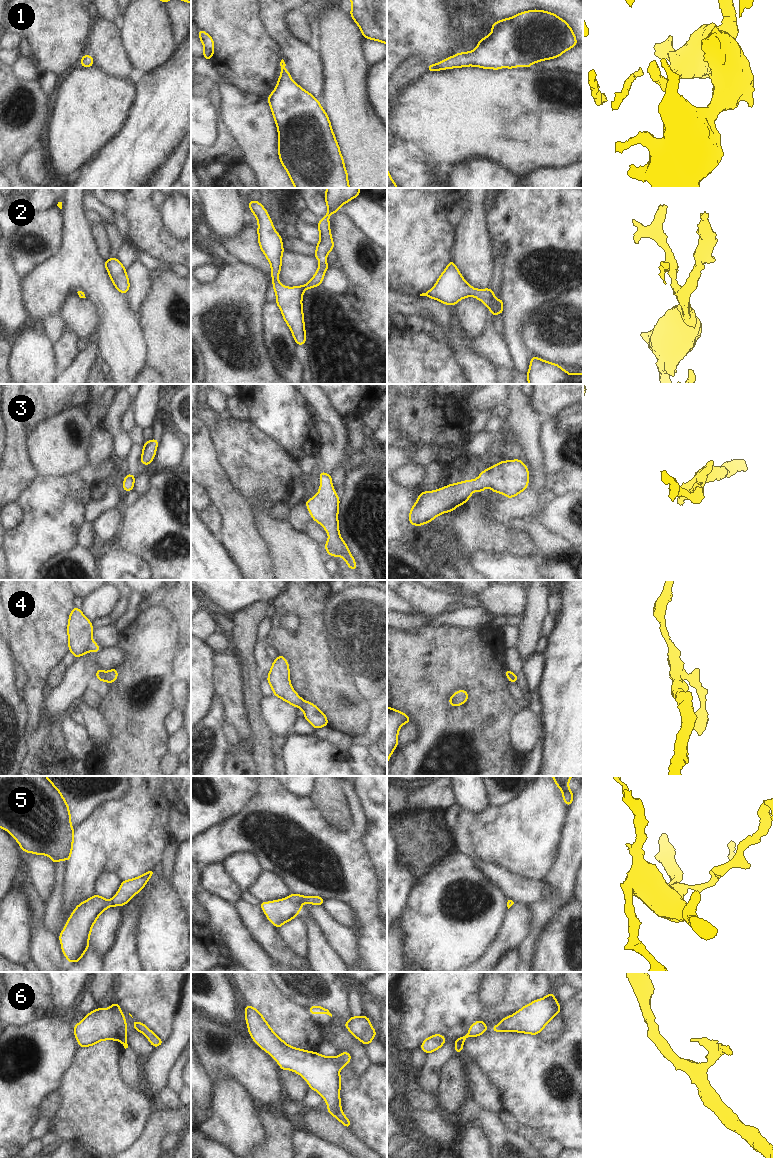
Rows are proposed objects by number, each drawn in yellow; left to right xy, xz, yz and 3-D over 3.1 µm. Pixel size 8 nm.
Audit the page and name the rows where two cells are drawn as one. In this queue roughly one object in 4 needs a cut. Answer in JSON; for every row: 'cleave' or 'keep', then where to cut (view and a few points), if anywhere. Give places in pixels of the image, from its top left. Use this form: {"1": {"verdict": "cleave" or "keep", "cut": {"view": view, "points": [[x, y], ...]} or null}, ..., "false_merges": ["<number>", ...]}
{"1": {"verdict": "keep", "cut": null}, "2": {"verdict": "keep", "cut": null}, "3": {"verdict": "keep", "cut": null}, "4": {"verdict": "keep", "cut": null}, "5": {"verdict": "keep", "cut": null}, "6": {"verdict": "keep", "cut": null}, "false_merges": []}

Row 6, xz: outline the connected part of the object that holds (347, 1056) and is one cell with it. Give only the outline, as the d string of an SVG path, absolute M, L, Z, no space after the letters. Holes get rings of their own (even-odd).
M249 1004L245 1007L245 1019L254 1042L275 1059L281 1070L292 1070L302 1076L310 1089L317 1091L324 1098L328 1105L327 1112L350 1129L351 1123L341 1109L342 1081L339 1075L339 1071L351 1060L350 1052L327 1057L289 1046L273 1032L262 1014Z

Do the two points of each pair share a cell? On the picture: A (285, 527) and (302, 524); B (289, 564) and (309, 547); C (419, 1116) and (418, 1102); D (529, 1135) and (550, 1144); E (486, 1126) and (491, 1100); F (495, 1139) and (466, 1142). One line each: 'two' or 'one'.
A: two
B: one
C: two
D: one
E: two
F: two

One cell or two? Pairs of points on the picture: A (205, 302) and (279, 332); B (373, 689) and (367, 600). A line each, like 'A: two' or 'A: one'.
A: two
B: one

